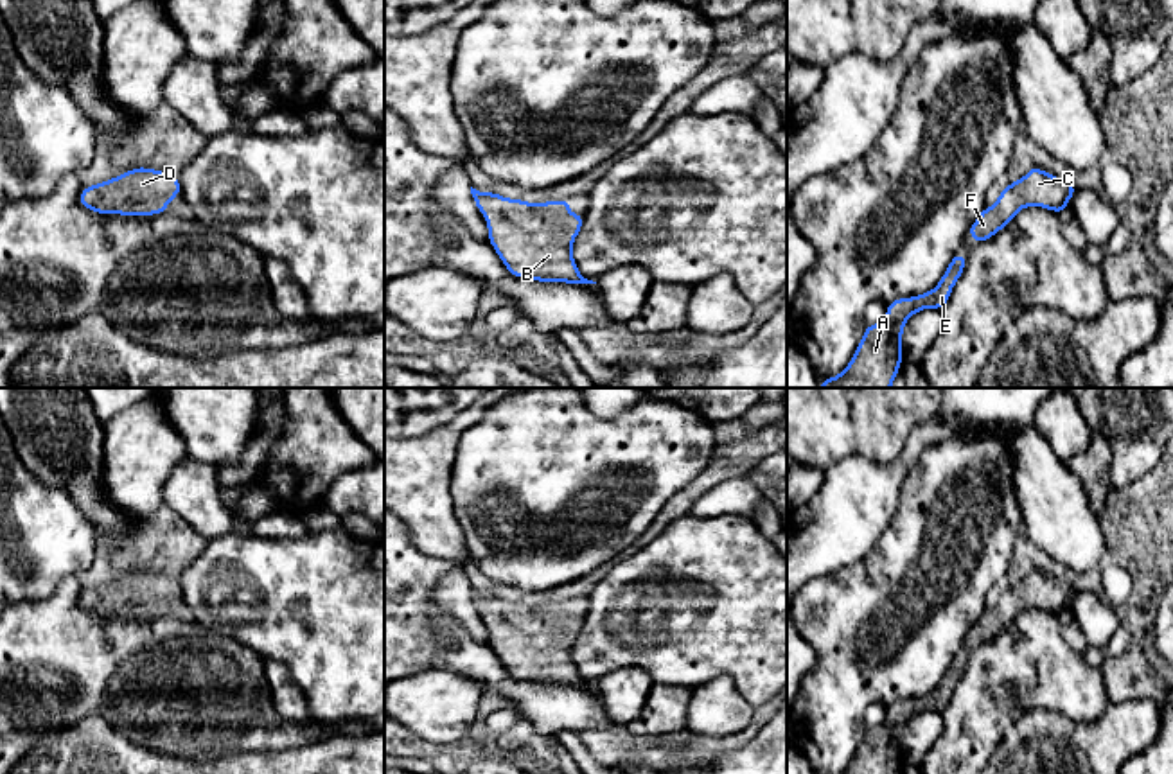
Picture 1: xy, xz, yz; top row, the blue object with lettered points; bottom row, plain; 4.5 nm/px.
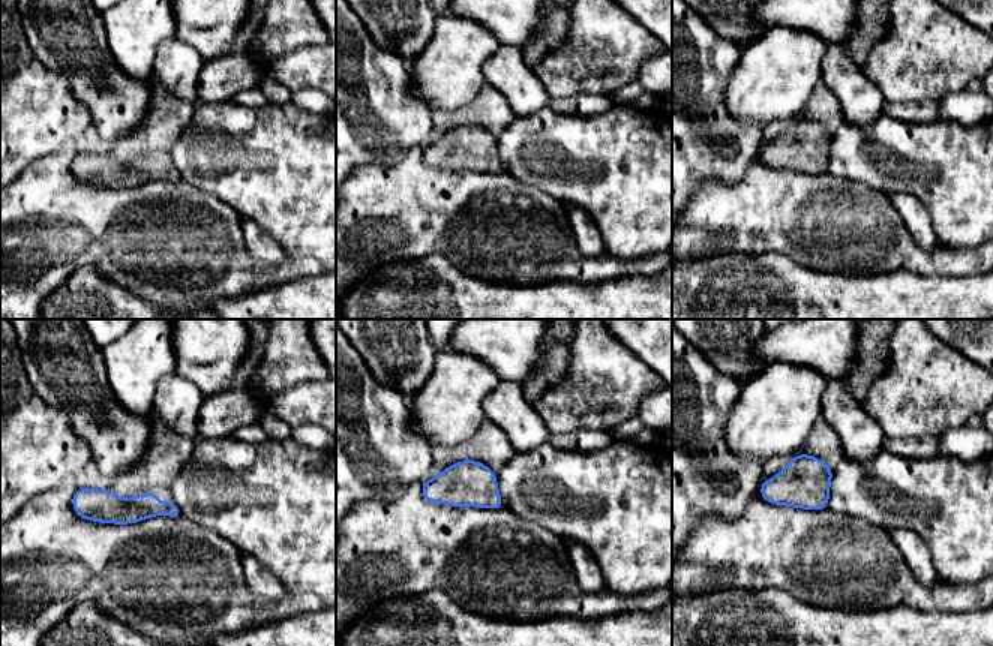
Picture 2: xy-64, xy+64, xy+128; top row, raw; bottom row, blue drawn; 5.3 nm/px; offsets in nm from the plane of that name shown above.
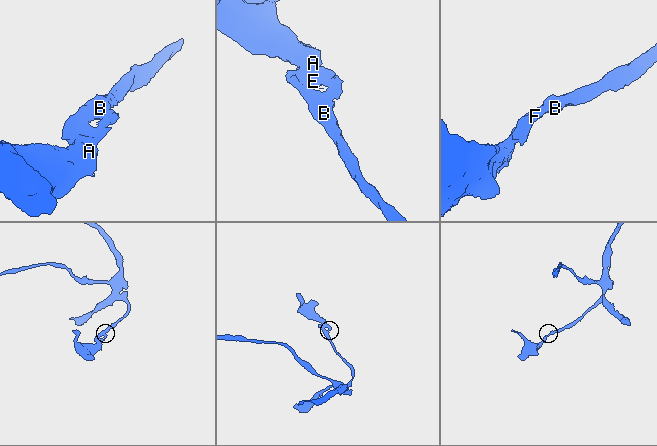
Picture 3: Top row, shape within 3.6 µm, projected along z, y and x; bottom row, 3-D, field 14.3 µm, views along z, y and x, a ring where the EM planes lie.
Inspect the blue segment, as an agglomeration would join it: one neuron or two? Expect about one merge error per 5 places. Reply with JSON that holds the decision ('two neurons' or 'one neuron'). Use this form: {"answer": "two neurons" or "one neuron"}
{"answer": "one neuron"}

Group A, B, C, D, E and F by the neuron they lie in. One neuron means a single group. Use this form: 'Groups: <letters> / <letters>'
Groups: A B C D E F

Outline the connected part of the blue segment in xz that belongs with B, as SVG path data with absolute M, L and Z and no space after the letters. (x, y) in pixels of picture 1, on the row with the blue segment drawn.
M472 187L471 194L487 219L489 242L512 277L596 284L584 278L573 260L573 241L584 224L584 215L568 210L571 199L532 205Z

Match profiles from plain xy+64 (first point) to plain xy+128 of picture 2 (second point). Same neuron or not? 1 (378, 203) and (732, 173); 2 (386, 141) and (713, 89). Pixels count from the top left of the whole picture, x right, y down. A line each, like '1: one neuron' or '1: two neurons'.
1: two neurons
2: one neuron

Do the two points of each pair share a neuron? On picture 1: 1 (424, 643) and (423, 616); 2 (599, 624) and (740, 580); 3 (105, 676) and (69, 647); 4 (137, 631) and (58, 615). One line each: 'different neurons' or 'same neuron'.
1: same neuron
2: same neuron
3: same neuron
4: same neuron

